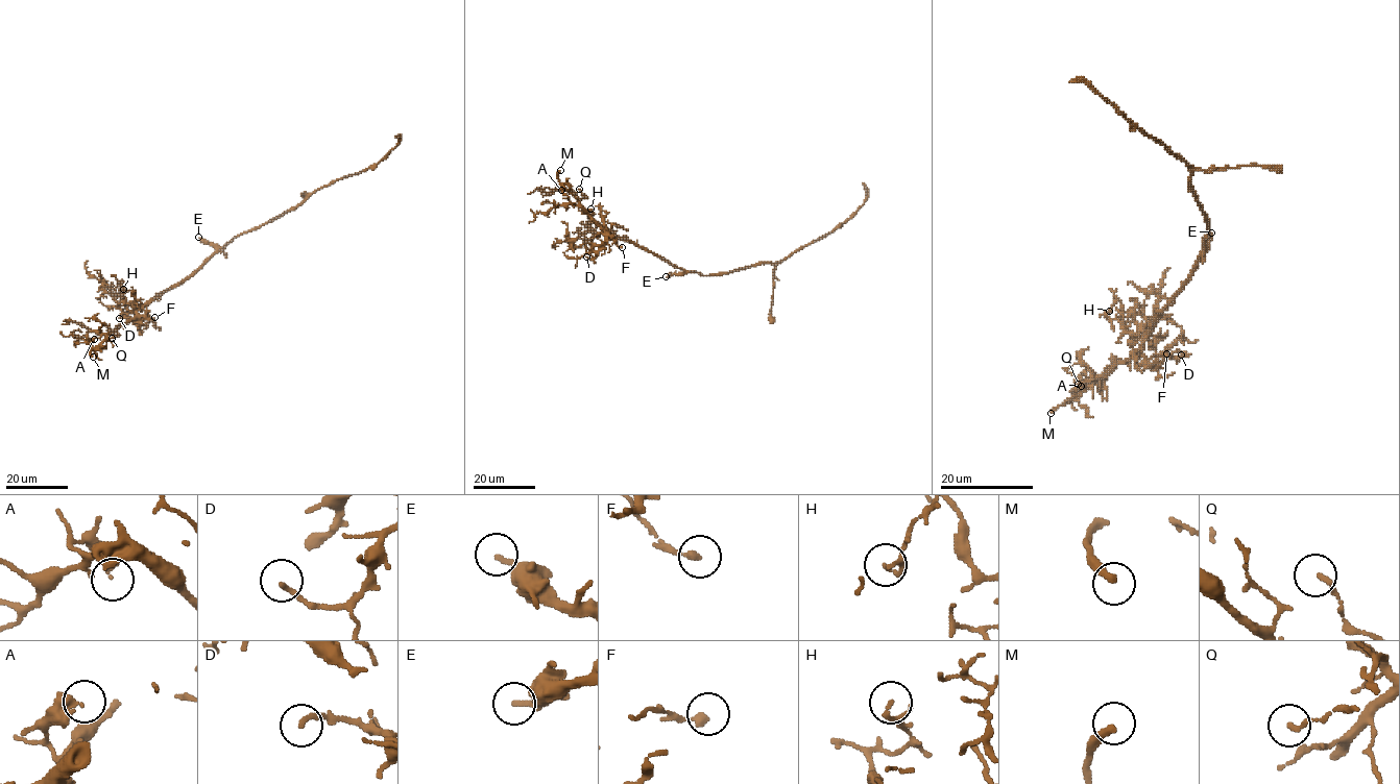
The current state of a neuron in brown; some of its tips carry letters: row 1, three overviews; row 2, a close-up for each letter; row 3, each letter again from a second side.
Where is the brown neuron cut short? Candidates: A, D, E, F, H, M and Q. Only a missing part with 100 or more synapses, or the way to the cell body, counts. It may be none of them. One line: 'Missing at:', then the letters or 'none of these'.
Missing at: M

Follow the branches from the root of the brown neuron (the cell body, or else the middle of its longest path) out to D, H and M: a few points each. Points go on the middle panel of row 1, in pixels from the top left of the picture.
D: (697, 272), (674, 267), (653, 252), (605, 231), (603, 249), (592, 260), (586, 256)
H: (697, 272), (674, 267), (653, 252), (611, 234), (595, 233), (589, 227), (590, 209)
M: (697, 272), (674, 267), (630, 241), (608, 234), (562, 186), (558, 177), (560, 170)

